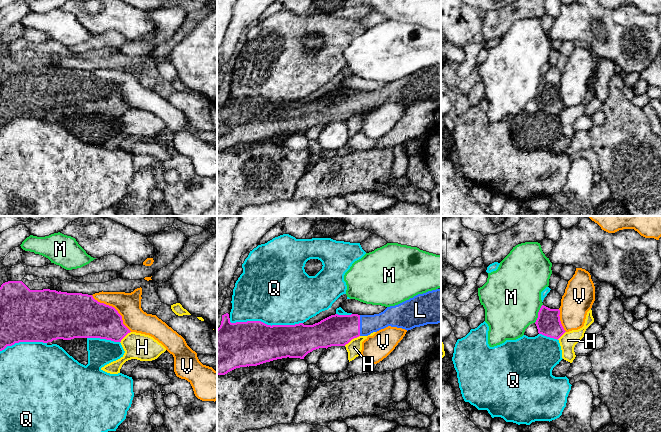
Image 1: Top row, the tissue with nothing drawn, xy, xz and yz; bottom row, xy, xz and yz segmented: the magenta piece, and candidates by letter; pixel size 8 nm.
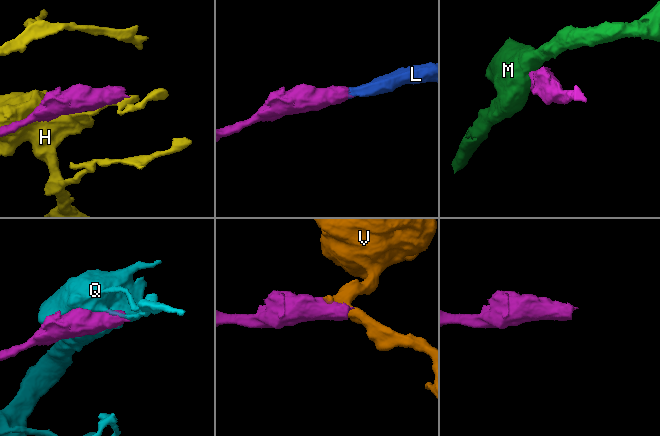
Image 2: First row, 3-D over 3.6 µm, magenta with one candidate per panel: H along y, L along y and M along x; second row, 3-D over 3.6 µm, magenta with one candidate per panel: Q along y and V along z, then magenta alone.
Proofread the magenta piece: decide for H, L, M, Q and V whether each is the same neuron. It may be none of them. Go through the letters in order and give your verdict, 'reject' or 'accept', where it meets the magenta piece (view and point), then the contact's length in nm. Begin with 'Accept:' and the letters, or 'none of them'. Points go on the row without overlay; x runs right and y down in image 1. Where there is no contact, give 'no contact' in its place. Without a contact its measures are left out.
Accept: L
H: reject | xz (351, 115) | 150 nm
L: accept | xz (359, 101) | 170 nm
M: reject | yz (538, 89) | 170 nm
Q: reject | xz (264, 99) | 600 nm
V: reject | xy (114, 84) | 440 nm

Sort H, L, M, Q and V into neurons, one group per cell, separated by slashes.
H / L / M / Q / V

